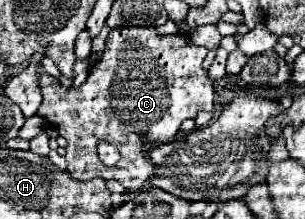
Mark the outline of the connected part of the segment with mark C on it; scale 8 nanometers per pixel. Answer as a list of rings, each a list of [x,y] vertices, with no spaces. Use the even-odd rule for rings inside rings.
[[[123,27],[109,33],[101,59],[91,67],[87,79],[79,87],[69,87],[69,89],[63,87],[59,79],[51,77],[39,63],[37,75],[39,75],[43,103],[37,115],[49,121],[59,131],[59,135],[67,139],[65,159],[69,173],[81,181],[101,175],[103,179],[117,179],[129,191],[141,189],[155,173],[153,163],[149,161],[147,155],[153,149],[149,145],[157,147],[167,141],[173,141],[175,133],[179,131],[185,119],[197,117],[199,111],[213,111],[213,83],[201,65],[205,55],[207,49],[193,45],[183,33],[161,37],[153,27]],[[99,139],[113,143],[121,151],[121,161],[115,167],[105,167],[99,161],[95,149]]]

